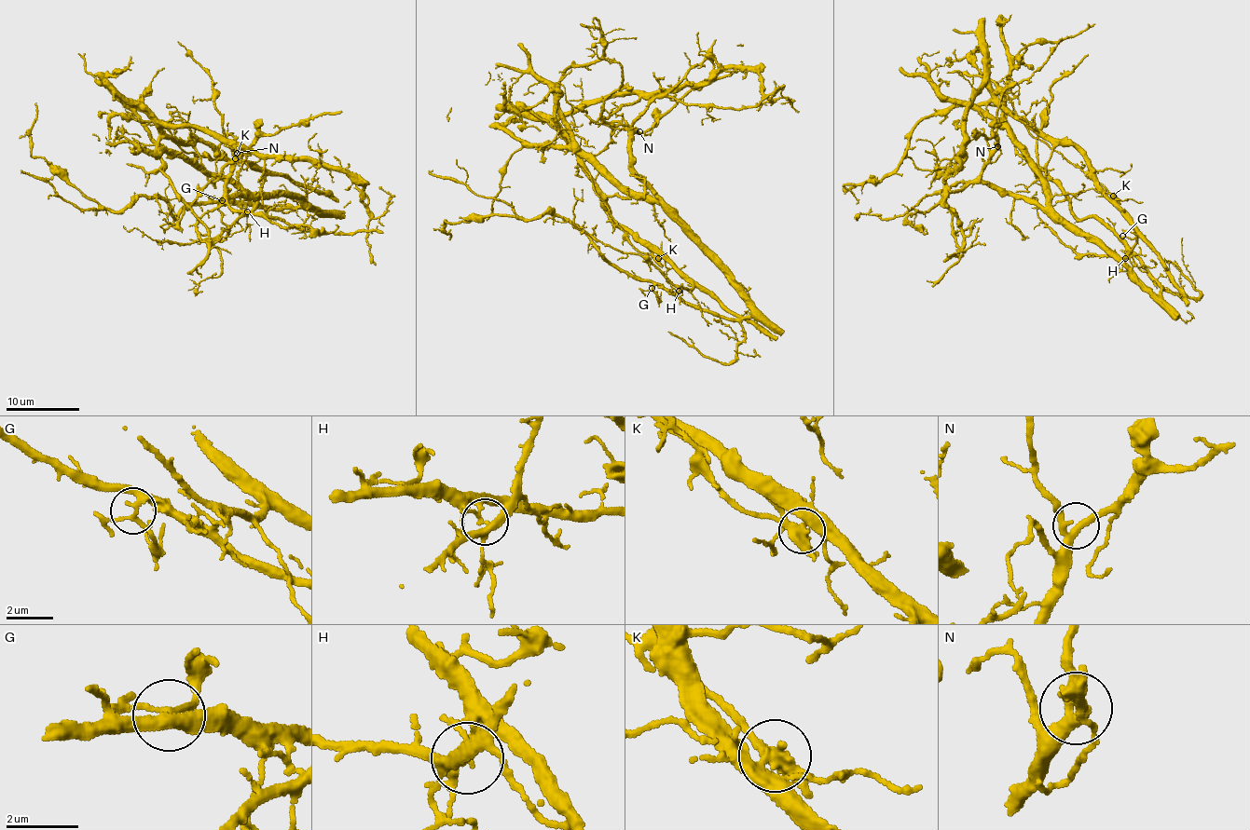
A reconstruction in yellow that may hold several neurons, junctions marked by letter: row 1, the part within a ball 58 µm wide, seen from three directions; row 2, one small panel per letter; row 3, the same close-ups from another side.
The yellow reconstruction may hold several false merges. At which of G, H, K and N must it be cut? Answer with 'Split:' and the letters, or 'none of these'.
Split: H, K

